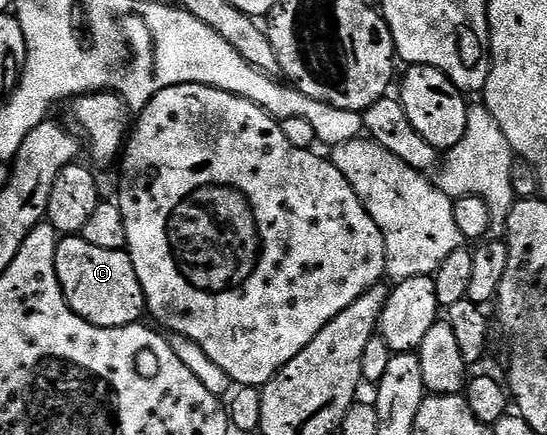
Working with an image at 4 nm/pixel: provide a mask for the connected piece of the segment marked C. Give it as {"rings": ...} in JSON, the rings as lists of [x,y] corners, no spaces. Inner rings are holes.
{"rings":[[[67,234],[55,248],[55,269],[67,305],[93,326],[120,328],[144,319],[145,301],[141,282],[126,251],[100,250],[85,242],[82,235]]]}

